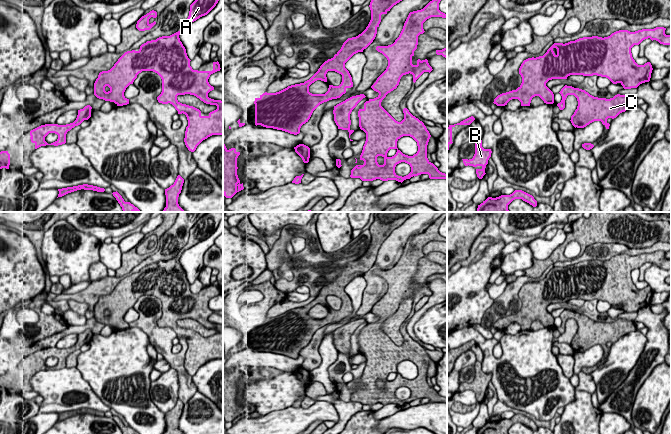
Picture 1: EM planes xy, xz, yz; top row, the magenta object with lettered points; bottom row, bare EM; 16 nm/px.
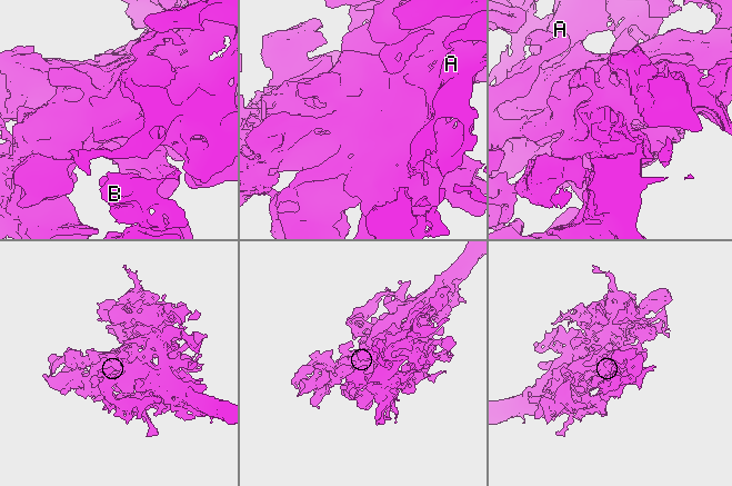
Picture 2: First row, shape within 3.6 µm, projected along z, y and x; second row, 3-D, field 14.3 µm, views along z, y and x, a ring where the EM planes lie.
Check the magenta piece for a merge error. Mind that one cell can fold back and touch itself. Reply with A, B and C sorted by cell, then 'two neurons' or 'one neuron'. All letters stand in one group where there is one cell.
groups A B C; one neuron

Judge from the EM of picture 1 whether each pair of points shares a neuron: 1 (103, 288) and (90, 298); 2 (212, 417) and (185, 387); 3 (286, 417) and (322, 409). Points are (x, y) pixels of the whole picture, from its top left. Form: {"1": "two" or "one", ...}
{"1": "one", "2": "two", "3": "one"}

